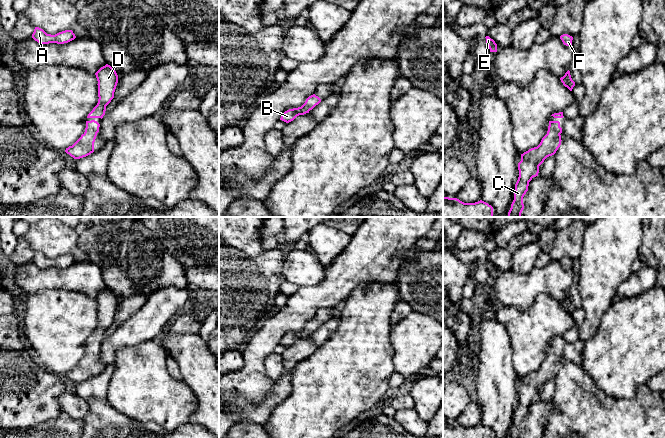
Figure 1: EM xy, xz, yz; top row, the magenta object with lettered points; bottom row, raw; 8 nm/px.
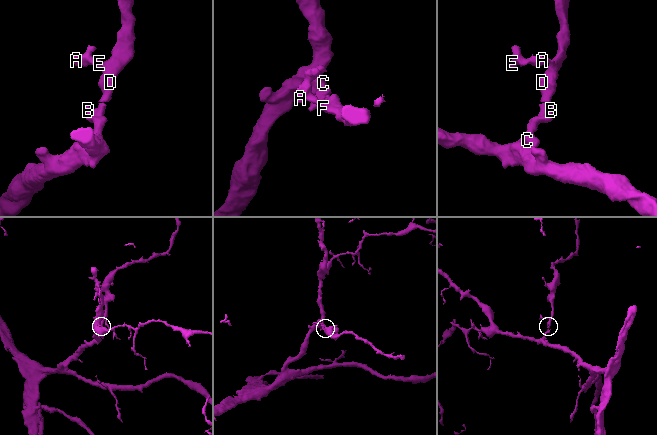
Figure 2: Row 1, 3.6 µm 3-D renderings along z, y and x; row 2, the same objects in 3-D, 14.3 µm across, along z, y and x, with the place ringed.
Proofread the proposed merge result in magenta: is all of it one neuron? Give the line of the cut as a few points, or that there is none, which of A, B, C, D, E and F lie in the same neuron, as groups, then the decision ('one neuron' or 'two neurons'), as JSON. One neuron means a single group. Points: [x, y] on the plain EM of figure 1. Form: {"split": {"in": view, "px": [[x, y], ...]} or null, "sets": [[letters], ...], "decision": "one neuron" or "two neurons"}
{"split": null, "sets": [["A", "B", "C", "D", "E", "F"]], "decision": "one neuron"}

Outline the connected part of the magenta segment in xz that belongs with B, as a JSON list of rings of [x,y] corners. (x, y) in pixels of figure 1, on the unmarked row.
[[[313,318],[306,323],[305,327],[301,331],[285,335],[284,338],[281,340],[280,344],[289,347],[293,345],[297,340],[309,337],[309,335],[312,334],[320,326],[321,323]]]

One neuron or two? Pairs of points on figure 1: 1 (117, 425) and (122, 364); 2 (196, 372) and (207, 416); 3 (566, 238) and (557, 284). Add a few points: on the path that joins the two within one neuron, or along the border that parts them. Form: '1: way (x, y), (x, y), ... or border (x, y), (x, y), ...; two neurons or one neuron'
1: border (105, 399), (119, 412), (140, 421); two neurons
2: way (207, 383), (207, 405); one neuron
3: border (551, 260), (559, 262); two neurons

